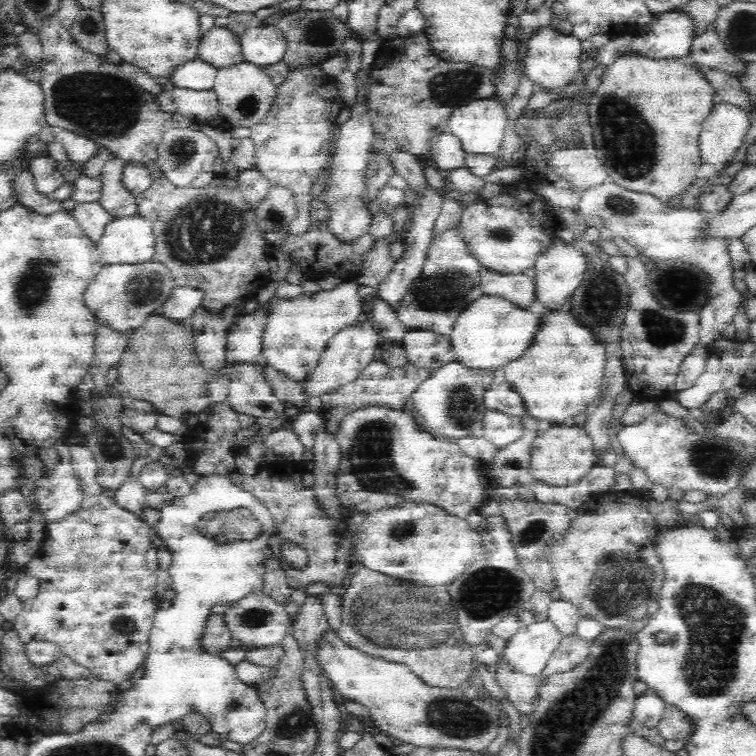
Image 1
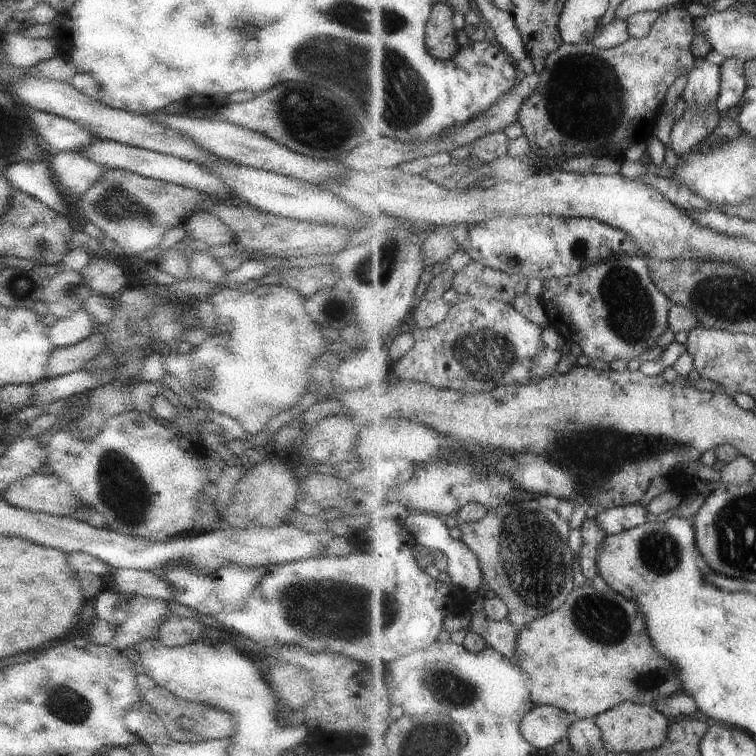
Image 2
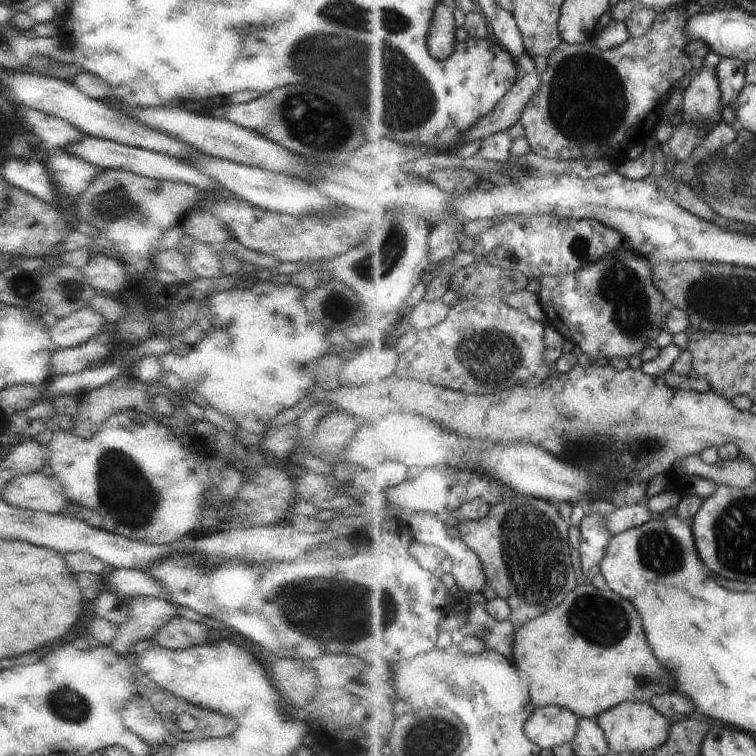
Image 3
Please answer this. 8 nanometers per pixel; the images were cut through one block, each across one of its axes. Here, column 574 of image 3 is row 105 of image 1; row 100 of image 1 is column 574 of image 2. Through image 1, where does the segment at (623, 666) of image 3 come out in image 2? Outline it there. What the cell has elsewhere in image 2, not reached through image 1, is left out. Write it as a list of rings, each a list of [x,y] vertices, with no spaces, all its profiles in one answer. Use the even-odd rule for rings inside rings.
[[[592,585],[575,587],[558,609],[523,627],[518,636],[517,663],[527,677],[535,705],[555,705],[574,717],[594,719],[625,701],[653,705],[656,700],[681,693],[681,678],[673,664],[659,656],[651,644],[645,614],[637,602],[609,588],[599,592]]]

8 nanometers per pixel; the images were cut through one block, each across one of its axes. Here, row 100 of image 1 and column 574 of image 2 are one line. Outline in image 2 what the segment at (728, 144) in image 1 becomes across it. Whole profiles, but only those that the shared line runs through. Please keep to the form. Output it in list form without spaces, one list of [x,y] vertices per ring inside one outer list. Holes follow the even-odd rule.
[[[535,705],[522,720],[520,729],[534,747],[551,750],[563,738],[569,740],[575,717],[555,705]]]

